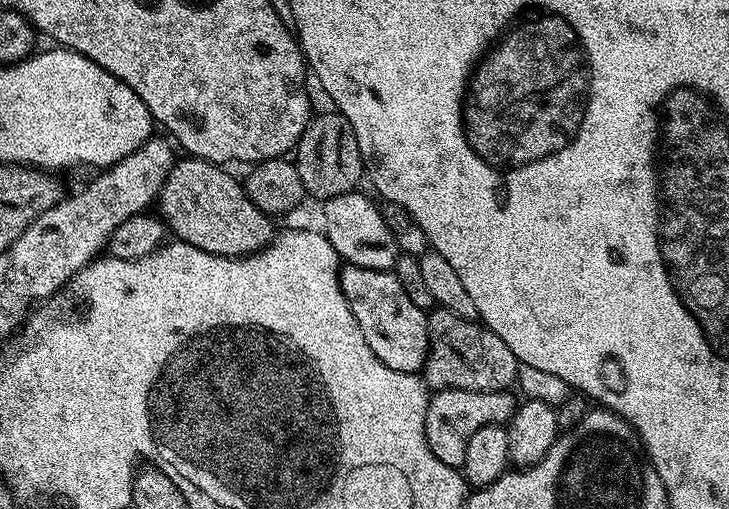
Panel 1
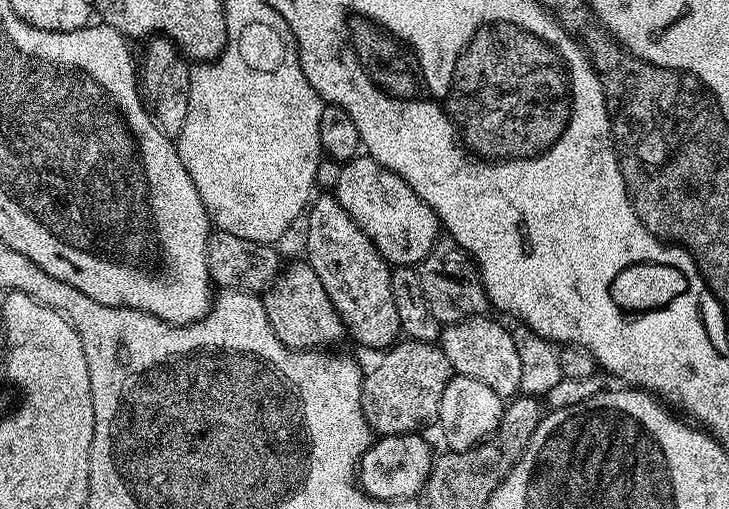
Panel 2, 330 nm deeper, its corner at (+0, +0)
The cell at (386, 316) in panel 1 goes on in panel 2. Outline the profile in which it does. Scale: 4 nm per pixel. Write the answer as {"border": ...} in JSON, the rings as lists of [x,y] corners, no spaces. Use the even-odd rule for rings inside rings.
{"border":[[[317,195],[307,209],[307,220],[308,229],[304,232],[304,244],[308,247],[306,262],[314,274],[318,274],[318,282],[322,282],[326,294],[330,294],[330,302],[334,302],[334,310],[338,310],[347,335],[353,336],[364,348],[391,348],[397,343],[401,330],[390,290],[392,268],[388,261],[378,254],[374,242],[366,238],[358,222],[342,210],[335,195]]]}

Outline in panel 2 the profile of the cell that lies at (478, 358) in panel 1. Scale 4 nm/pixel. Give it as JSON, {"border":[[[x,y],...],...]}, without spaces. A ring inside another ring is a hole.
{"border":[[[406,338],[394,344],[391,348],[387,349],[381,356],[383,357],[377,366],[374,367],[371,371],[368,370],[364,377],[362,398],[360,399],[360,409],[363,412],[363,417],[366,418],[368,425],[370,425],[372,428],[373,433],[376,433],[380,436],[399,436],[408,432],[419,431],[420,427],[430,422],[435,423],[437,421],[438,406],[441,405],[442,390],[445,389],[446,384],[450,381],[454,374],[452,367],[449,364],[449,359],[445,356],[445,352],[441,350],[437,343],[409,340]]]}

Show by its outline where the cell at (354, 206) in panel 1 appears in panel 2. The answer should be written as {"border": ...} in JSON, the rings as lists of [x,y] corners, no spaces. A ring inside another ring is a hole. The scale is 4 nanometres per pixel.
{"border":[[[358,154],[343,165],[334,195],[389,265],[420,265],[441,235],[442,225],[434,210],[394,170],[386,170],[370,155]]]}

